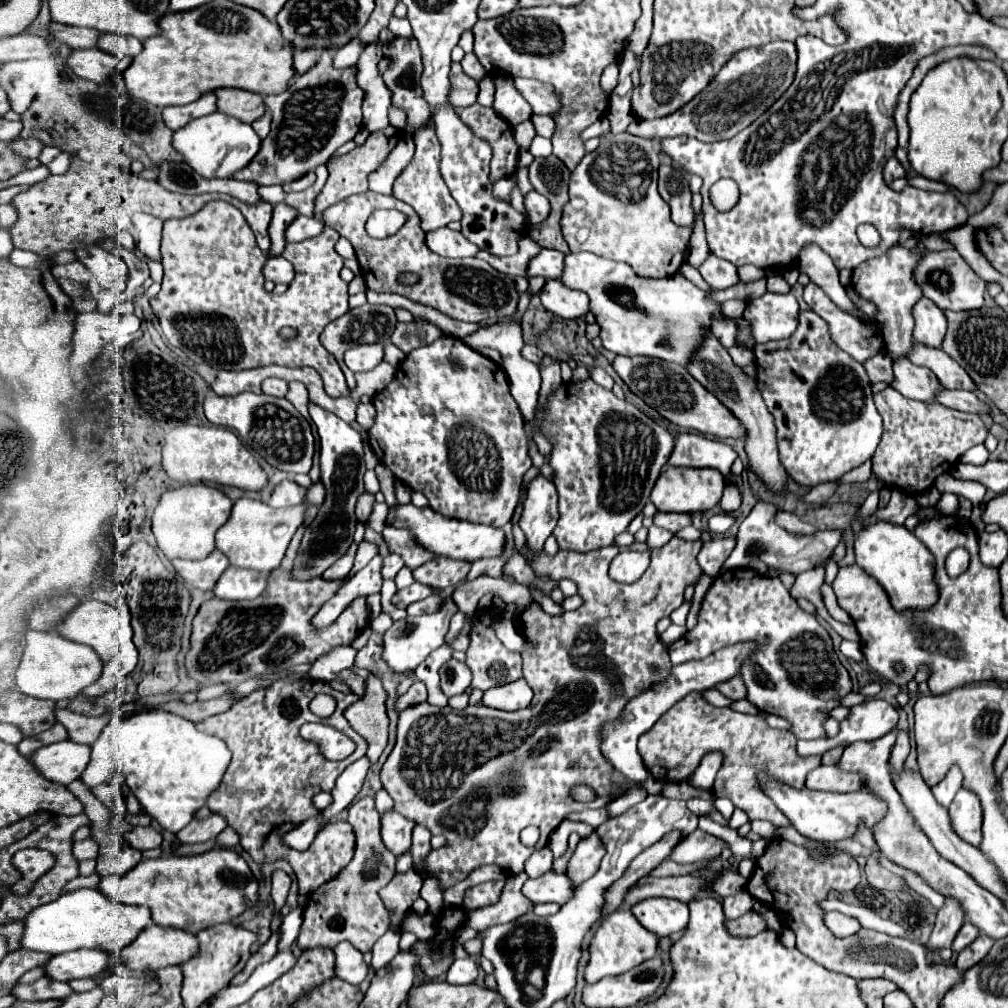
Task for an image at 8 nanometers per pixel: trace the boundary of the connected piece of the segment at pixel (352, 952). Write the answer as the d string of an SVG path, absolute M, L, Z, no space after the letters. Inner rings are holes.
M344 942L334 948L334 954L336 954L336 976L348 984L360 986L370 972L370 966L364 962L362 952L352 948L352 944Z

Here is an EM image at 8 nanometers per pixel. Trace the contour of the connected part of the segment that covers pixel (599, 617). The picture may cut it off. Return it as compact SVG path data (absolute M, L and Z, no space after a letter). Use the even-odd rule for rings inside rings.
M674 536L662 548L650 550L650 566L634 584L614 582L608 576L608 566L622 550L648 550L646 544L636 542L630 548L608 546L586 554L556 552L554 556L544 550L534 554L528 546L520 548L520 554L530 562L538 576L554 580L570 578L578 584L578 594L584 598L584 604L578 610L564 612L562 616L546 614L534 601L518 620L526 636L526 650L522 658L524 678L534 690L532 704L516 712L502 712L484 704L468 706L464 710L454 710L450 706L436 708L428 702L412 706L400 714L396 746L380 774L384 790L396 800L396 812L416 824L424 824L432 834L442 834L446 838L446 846L432 850L424 860L424 870L436 874L440 884L454 886L482 864L496 864L508 874L520 874L524 870L524 862L536 850L546 846L550 832L564 820L564 816L570 814L574 806L584 806L568 796L568 788L572 788L572 784L586 782L594 788L596 800L588 804L590 808L604 808L608 802L622 795L618 786L612 788L614 766L600 750L602 724L618 718L630 696L638 694L636 688L643 688L644 683L644 690L648 690L650 664L656 664L658 672L670 672L672 662L668 646L660 640L656 622L670 616L672 610L682 604L686 586L696 586L704 574L696 564L700 548L702 540L688 542ZM532 642L536 642L538 648L532 648ZM532 824L540 828L540 840L534 848L528 848L520 842L520 832Z

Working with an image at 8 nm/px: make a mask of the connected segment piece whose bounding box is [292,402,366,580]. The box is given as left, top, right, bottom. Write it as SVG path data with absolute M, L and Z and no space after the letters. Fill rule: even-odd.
M308 402L310 418L314 420L320 436L320 470L322 470L322 482L326 486L326 500L320 506L320 512L312 526L304 532L300 552L296 556L294 564L294 578L306 580L312 576L322 576L322 572L332 566L352 544L352 534L356 526L354 506L358 496L364 492L364 448L360 434L340 420L336 414L320 408L314 402Z

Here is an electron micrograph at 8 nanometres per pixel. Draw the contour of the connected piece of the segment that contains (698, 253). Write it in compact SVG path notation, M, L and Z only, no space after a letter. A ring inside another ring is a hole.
M702 212L696 214L696 224L694 224L694 234L690 238L690 248L686 252L686 262L690 266L700 266L706 256L710 254L708 252L708 246L706 246L706 236L704 236L704 220L702 220Z

